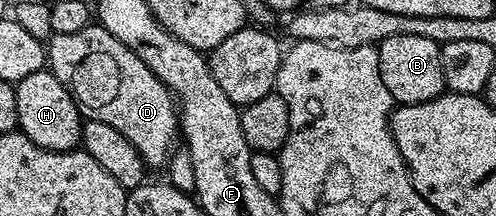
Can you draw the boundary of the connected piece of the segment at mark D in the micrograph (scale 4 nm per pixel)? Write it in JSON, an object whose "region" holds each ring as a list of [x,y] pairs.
{"region":[[[91,22],[84,30],[76,30],[76,34],[54,34],[48,41],[48,68],[54,73],[54,76],[63,86],[70,91],[74,101],[78,104],[78,110],[86,120],[95,120],[96,122],[108,122],[115,130],[120,130],[132,146],[142,156],[143,162],[151,169],[158,168],[167,163],[171,152],[176,147],[176,141],[180,136],[180,112],[176,107],[176,101],[170,92],[148,70],[140,58],[124,42],[120,42],[108,30],[97,22]]]}

